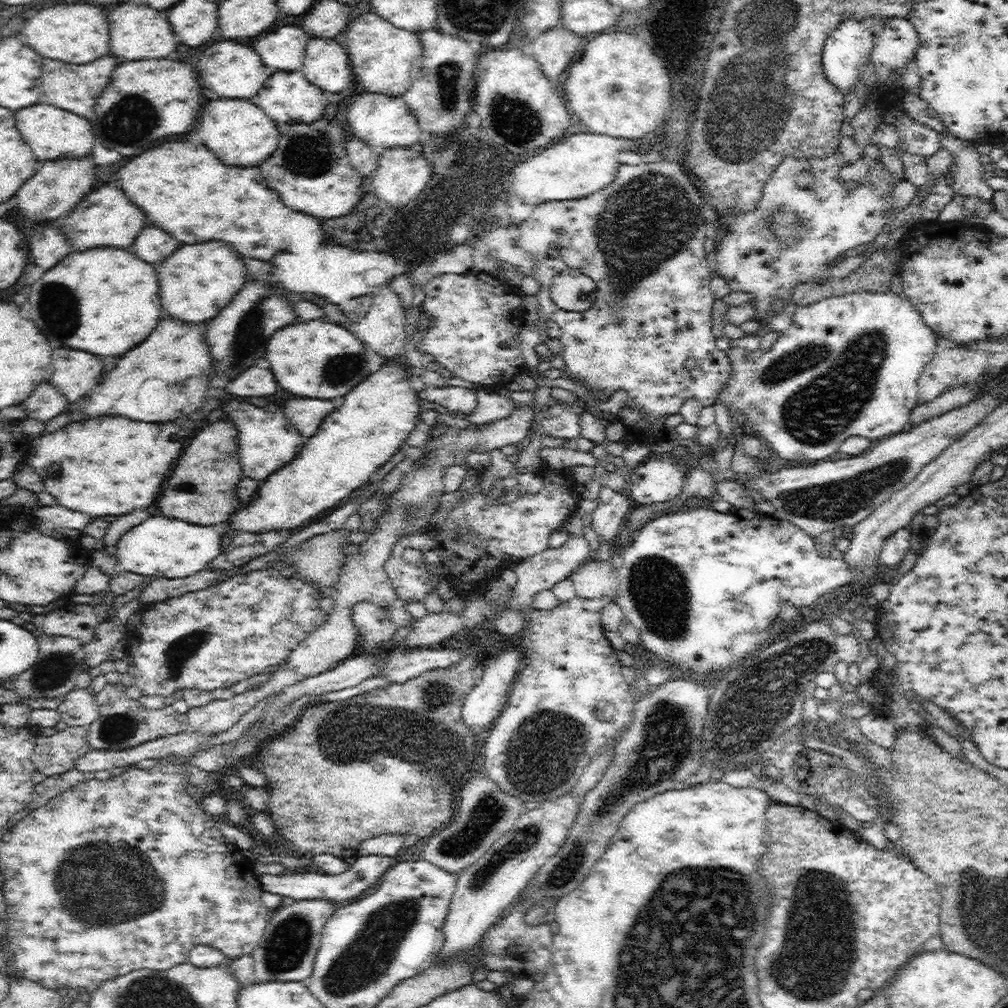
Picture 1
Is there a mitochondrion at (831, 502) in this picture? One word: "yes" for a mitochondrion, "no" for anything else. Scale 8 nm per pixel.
yes

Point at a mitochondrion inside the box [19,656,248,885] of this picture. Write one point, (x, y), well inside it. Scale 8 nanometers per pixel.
(116, 729)

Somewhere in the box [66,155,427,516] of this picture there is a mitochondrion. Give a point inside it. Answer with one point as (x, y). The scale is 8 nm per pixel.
(246, 344)

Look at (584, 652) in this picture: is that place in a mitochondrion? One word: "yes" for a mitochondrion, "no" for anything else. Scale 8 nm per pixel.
no

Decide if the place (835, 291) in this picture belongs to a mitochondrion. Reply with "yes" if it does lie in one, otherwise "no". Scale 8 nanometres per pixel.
no

